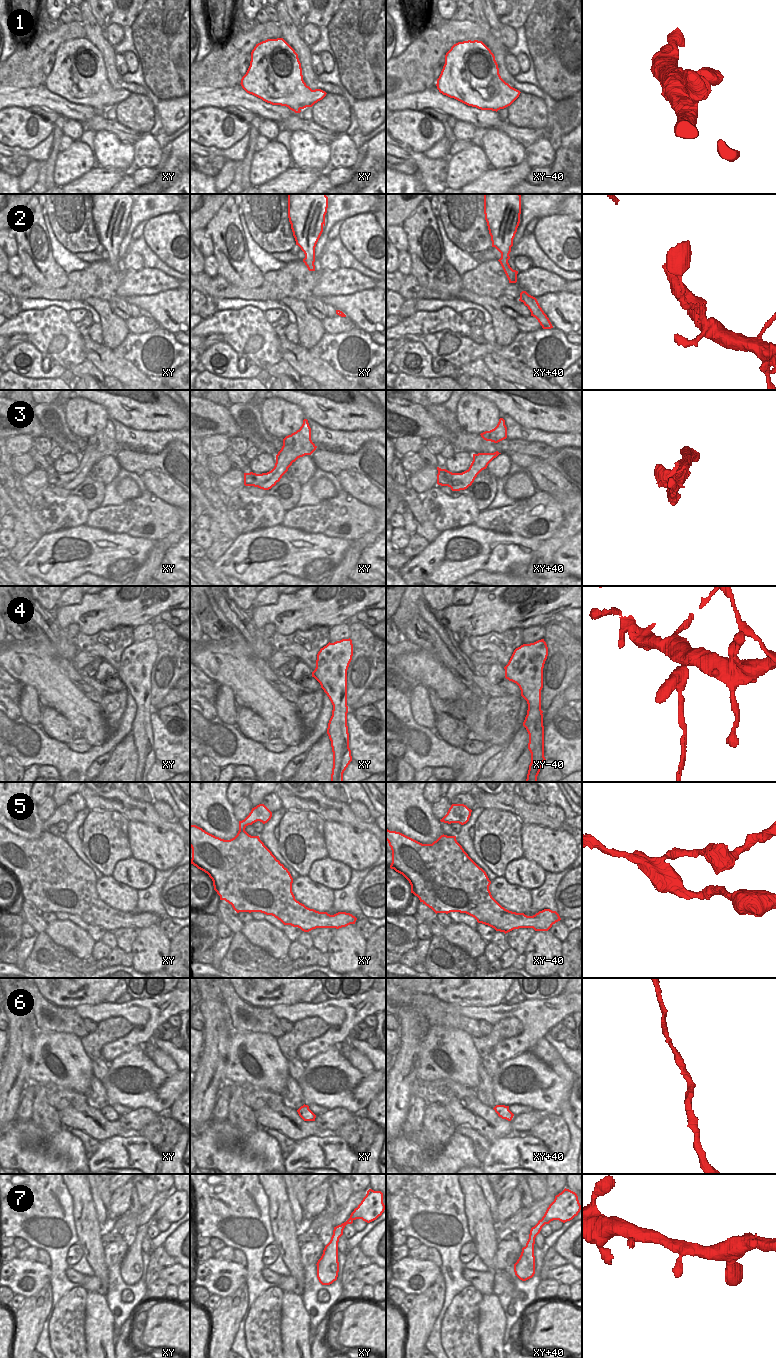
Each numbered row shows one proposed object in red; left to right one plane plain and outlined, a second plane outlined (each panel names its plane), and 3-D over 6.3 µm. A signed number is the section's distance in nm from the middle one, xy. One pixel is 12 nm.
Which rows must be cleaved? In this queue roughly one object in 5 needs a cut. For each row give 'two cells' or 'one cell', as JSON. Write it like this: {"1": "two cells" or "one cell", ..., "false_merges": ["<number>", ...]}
{"1": "one cell", "2": "one cell", "3": "one cell", "4": "two cells", "5": "two cells", "6": "one cell", "7": "one cell", "false_merges": ["4", "5"]}

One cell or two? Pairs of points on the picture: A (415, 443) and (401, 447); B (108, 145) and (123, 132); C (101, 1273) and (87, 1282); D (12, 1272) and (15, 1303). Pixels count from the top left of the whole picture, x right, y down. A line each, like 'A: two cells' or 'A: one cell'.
A: one cell
B: two cells
C: two cells
D: two cells

